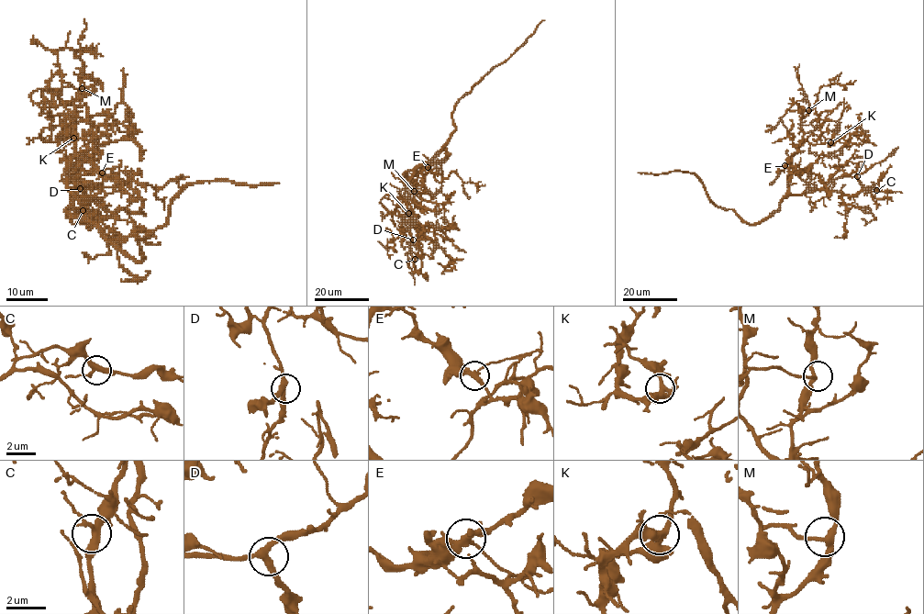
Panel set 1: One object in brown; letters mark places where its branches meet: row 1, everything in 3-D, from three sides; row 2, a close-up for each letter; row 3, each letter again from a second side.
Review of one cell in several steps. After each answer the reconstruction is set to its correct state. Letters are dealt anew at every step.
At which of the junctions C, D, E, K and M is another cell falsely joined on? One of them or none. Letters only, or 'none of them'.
E

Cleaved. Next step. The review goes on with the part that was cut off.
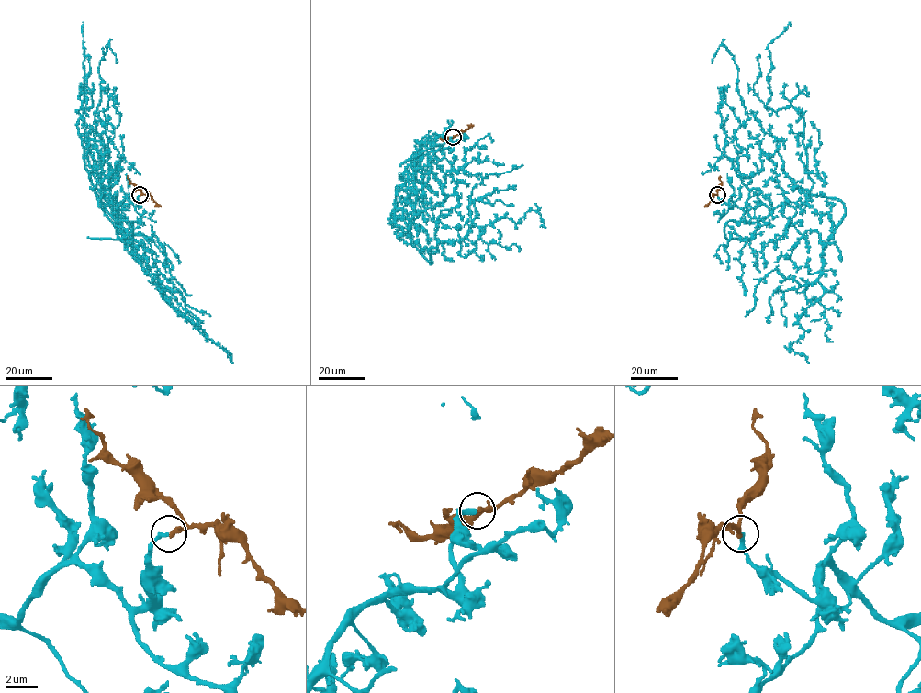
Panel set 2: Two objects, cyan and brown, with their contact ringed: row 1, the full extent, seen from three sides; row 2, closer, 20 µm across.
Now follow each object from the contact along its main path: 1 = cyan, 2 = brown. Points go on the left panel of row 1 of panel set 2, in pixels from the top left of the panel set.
1: (140, 195), (116, 207), (103, 189), (104, 208), (96, 196), (117, 204), (117, 237), (160, 296), (233, 363)
2: (140, 195), (147, 194), (160, 206)

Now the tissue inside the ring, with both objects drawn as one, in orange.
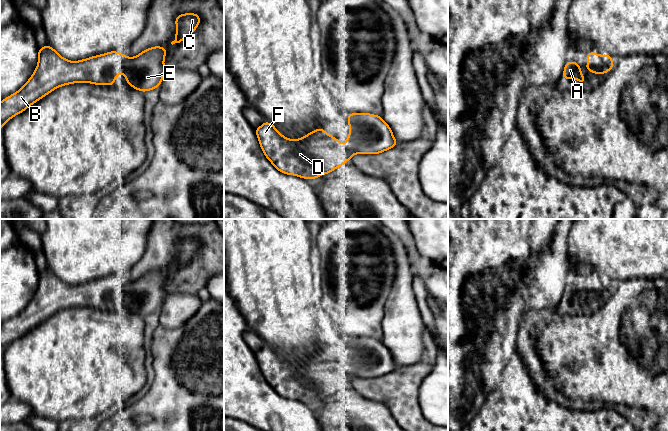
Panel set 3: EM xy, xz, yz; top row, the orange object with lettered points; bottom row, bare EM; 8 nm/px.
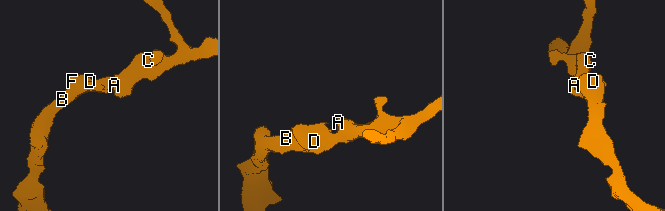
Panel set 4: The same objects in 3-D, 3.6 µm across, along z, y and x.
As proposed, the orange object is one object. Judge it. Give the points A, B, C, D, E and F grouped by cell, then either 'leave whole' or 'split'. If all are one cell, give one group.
groups A B C D E F; leave whole

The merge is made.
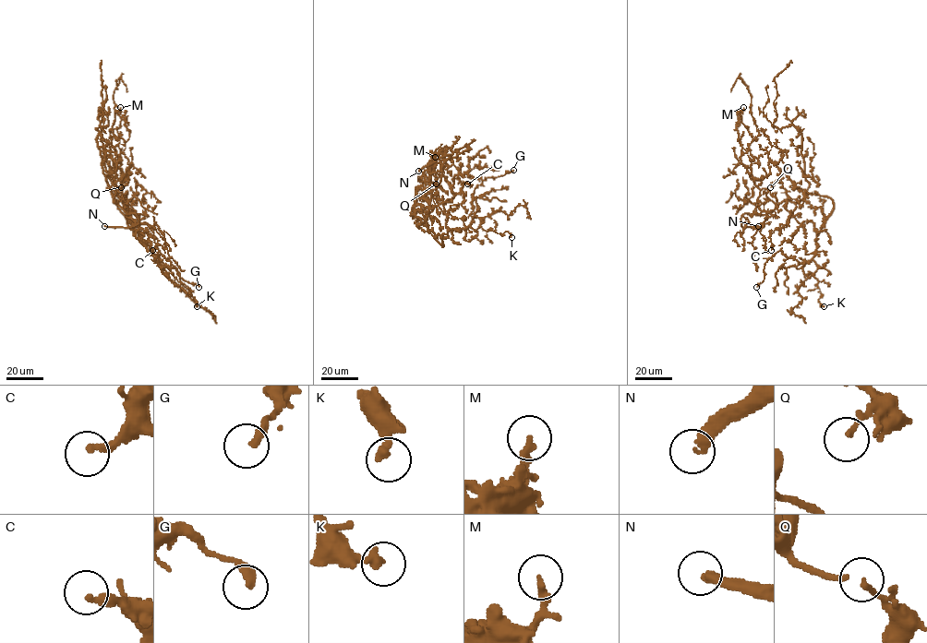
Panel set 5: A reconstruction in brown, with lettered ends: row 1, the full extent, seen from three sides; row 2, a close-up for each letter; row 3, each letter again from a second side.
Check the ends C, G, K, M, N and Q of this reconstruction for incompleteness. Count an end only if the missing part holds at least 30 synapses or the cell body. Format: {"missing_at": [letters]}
{"missing_at": ["N"]}

